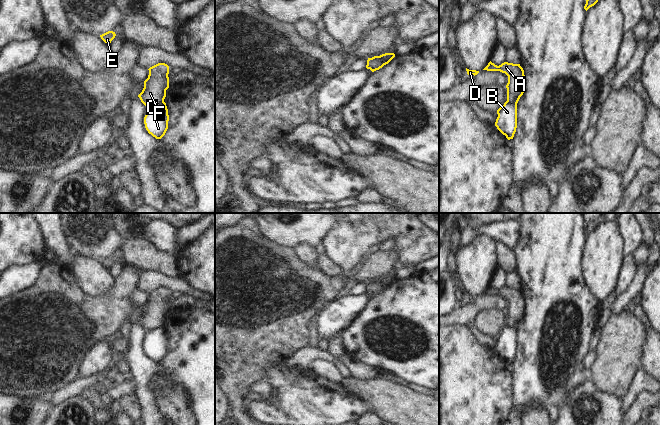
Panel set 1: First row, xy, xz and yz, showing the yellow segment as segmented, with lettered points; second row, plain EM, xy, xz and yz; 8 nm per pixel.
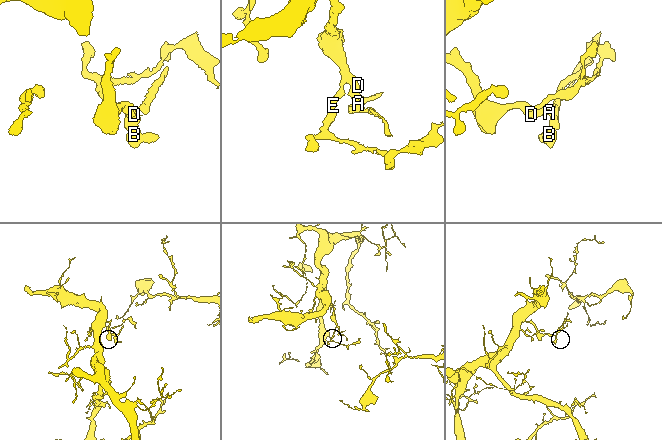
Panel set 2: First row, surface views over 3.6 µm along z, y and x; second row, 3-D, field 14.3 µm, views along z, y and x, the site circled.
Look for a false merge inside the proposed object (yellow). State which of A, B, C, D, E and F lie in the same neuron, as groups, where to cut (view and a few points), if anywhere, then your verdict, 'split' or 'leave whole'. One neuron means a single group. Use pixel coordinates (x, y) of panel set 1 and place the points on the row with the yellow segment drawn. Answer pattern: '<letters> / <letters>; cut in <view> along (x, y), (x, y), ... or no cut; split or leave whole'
A D E F / B C; cut in xy along (163, 100), (147, 107); split

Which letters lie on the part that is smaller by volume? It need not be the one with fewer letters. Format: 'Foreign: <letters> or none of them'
Foreign: B, C

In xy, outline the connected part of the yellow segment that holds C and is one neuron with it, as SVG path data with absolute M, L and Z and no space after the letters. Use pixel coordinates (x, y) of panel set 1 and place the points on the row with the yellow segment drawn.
M163 101L147 107L144 117L145 128L156 139L161 139L168 129L168 109Z

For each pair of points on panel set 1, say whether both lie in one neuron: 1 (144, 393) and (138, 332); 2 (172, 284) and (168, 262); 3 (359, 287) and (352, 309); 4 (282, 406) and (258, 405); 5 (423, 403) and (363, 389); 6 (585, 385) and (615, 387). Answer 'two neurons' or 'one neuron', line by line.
1: one neuron
2: two neurons
3: two neurons
4: one neuron
5: one neuron
6: two neurons

